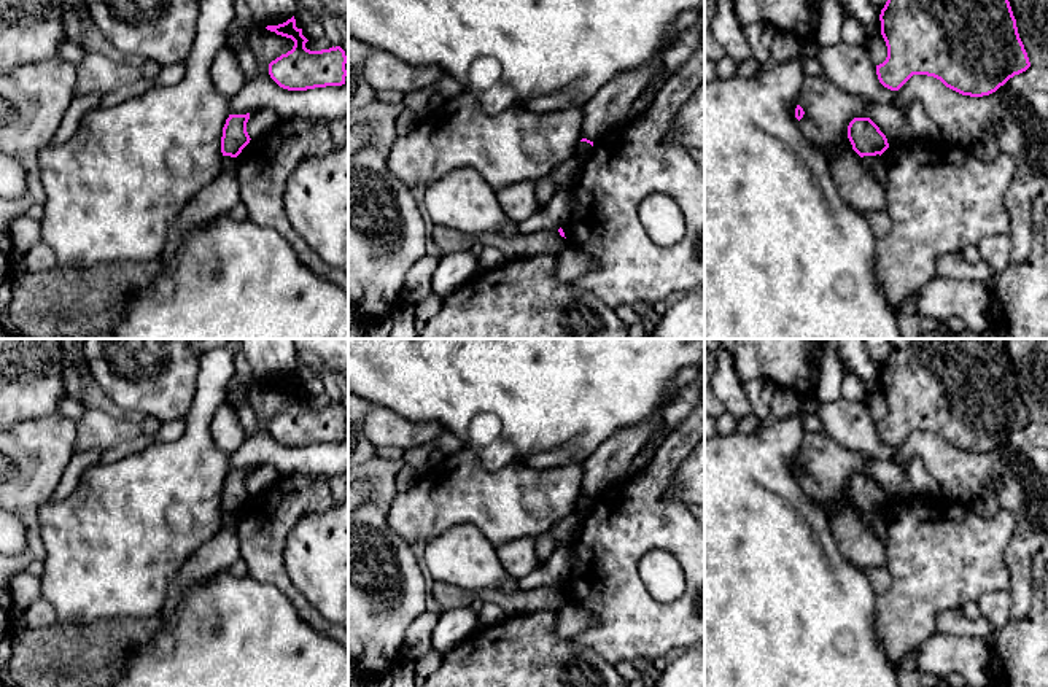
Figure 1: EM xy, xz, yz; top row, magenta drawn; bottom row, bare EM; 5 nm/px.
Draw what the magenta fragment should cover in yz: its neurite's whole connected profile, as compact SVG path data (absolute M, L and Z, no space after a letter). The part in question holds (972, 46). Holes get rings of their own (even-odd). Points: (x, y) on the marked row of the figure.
M887 0L879 21L887 57L876 65L876 75L891 91L899 91L913 75L927 75L962 95L983 97L1031 67L1008 0Z

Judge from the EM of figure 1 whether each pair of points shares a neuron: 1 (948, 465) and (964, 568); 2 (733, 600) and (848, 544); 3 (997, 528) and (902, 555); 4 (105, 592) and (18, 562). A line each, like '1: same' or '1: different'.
1: different
2: different
3: same
4: different

